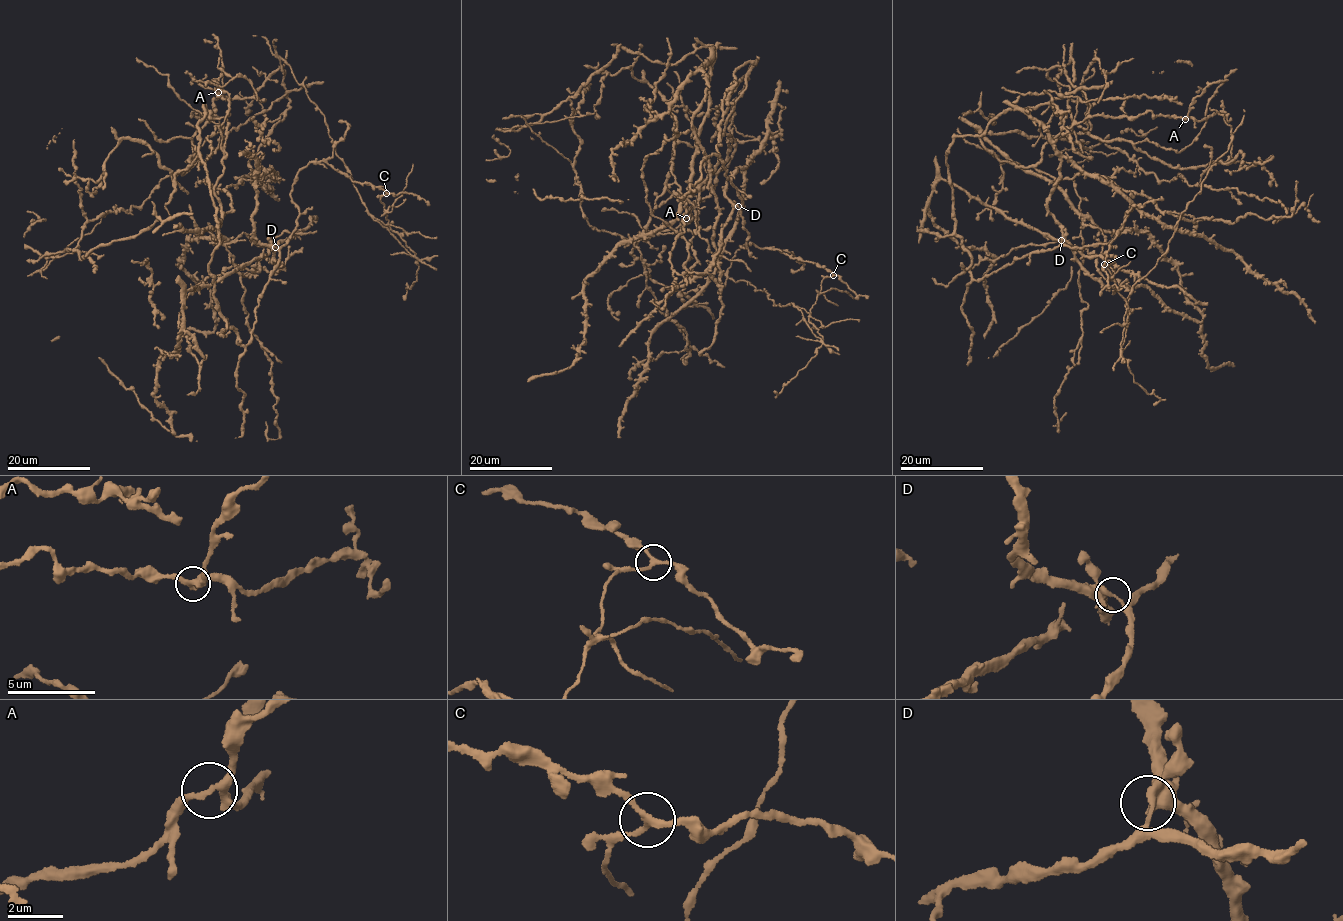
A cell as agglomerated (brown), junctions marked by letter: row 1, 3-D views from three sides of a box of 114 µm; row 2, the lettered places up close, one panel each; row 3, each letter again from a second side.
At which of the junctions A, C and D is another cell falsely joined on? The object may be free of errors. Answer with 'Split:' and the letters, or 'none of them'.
Split: C

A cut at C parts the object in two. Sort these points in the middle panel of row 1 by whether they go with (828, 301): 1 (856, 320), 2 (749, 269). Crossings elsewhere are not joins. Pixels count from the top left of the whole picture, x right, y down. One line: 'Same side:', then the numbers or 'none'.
Same side: 1

